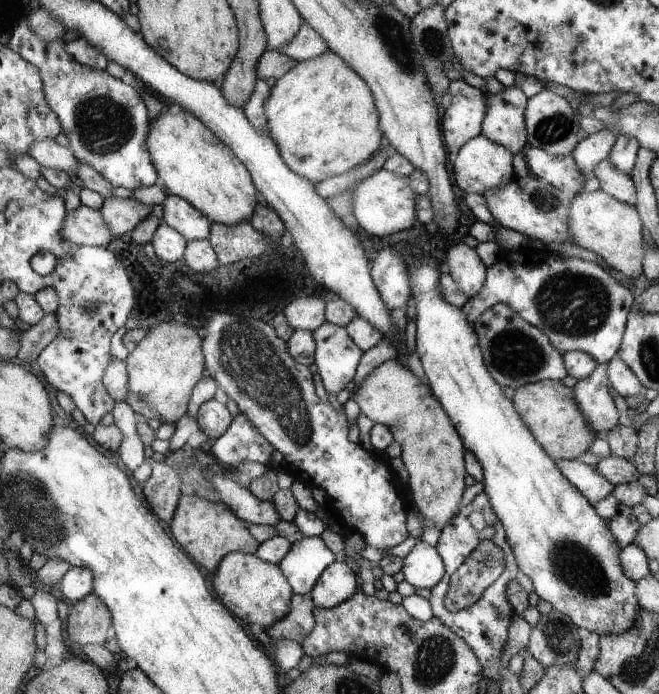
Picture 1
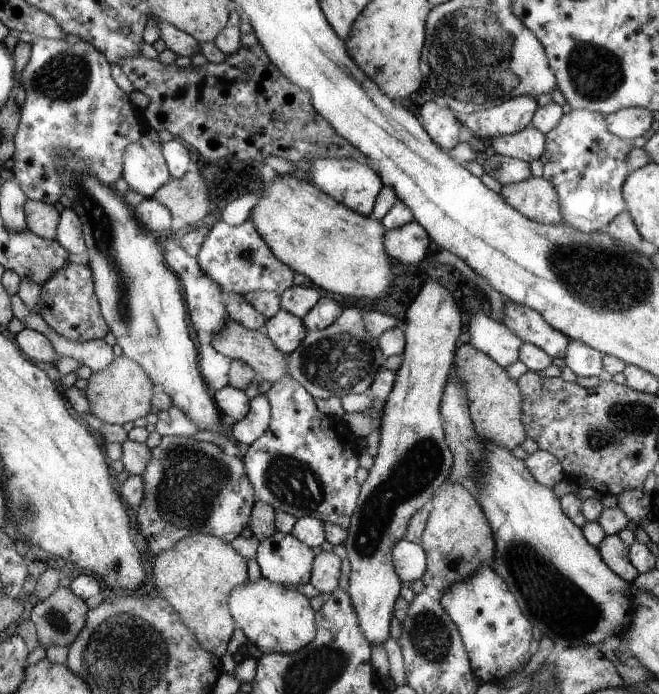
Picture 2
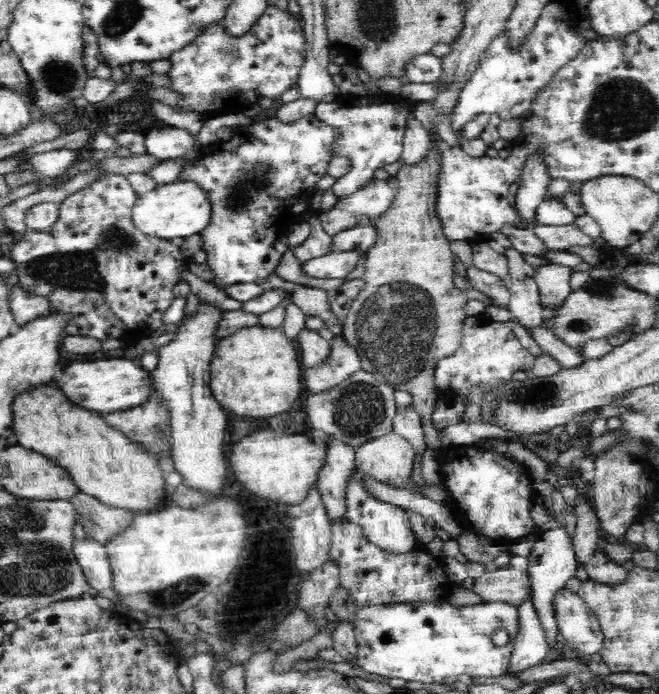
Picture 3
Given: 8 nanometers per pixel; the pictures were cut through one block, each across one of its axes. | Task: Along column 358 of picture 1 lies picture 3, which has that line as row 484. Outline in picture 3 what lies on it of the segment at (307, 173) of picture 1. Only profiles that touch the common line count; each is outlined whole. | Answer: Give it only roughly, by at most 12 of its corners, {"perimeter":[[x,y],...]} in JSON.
{"perimeter":[[50,384],[13,404],[18,444],[78,491],[146,513],[164,472]]}

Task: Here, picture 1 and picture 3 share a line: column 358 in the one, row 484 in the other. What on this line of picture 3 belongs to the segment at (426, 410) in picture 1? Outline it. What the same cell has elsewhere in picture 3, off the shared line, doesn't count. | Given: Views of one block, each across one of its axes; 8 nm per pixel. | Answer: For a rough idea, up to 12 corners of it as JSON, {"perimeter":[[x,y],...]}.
{"perimeter":[[389,433],[356,448],[355,469],[406,488],[416,453]]}

